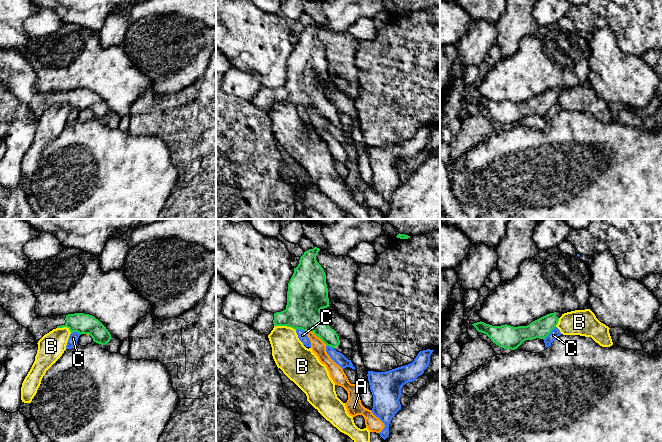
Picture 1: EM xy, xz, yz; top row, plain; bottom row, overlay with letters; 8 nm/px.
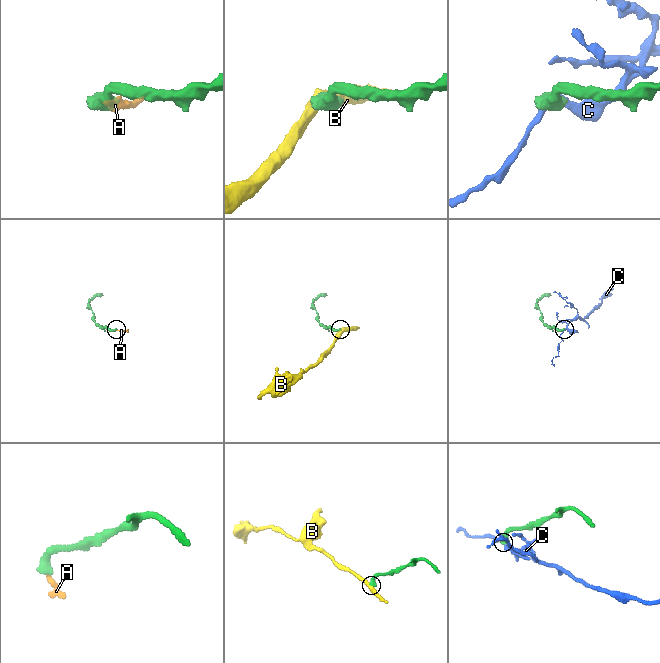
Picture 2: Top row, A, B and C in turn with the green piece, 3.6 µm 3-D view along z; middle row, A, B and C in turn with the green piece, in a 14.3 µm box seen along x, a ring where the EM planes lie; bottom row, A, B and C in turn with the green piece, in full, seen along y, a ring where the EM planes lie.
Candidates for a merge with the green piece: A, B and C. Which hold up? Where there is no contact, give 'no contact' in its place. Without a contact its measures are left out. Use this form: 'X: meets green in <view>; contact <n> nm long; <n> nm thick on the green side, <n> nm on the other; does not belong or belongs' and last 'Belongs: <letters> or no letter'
A: meets green in xz; contact 200 nm long; 280 nm thick on the green side, 120 nm on the other; does not belong
B: meets green in xz; contact 180 nm long; 280 nm thick on the green side, 280 nm on the other; does not belong
C: meets green in yz; contact 150 nm long; 160 nm thick on the green side, 70 nm on the other; does not belong
Belongs: no letter

